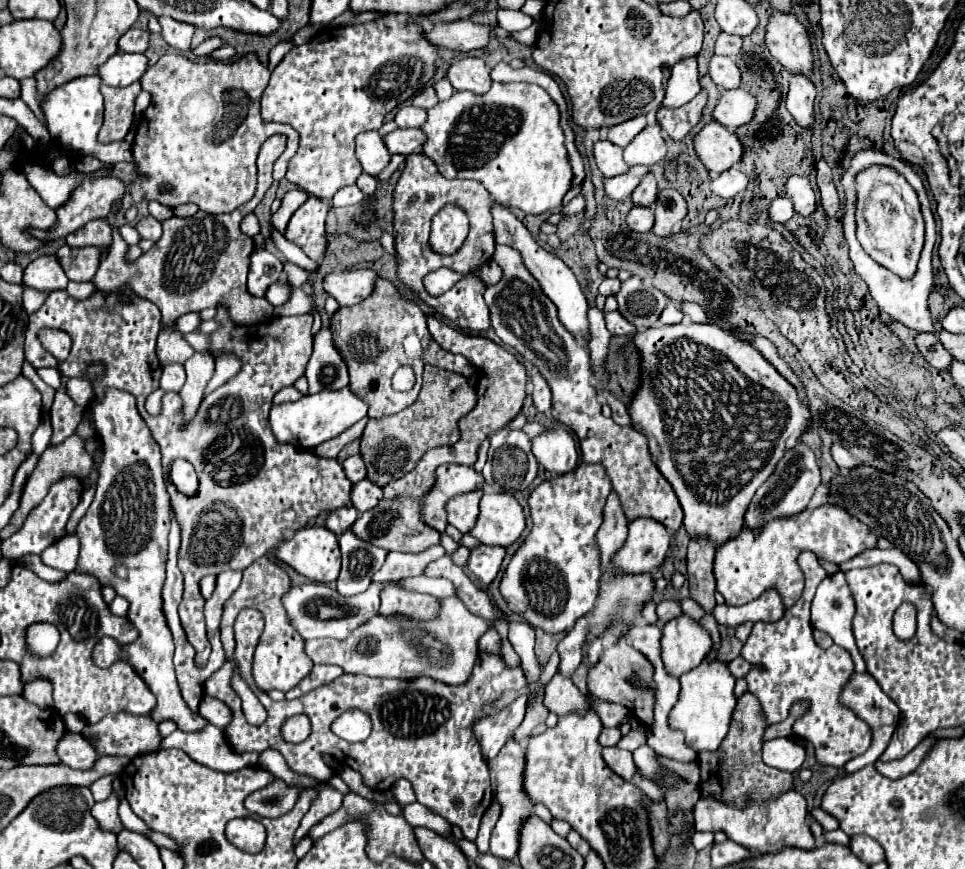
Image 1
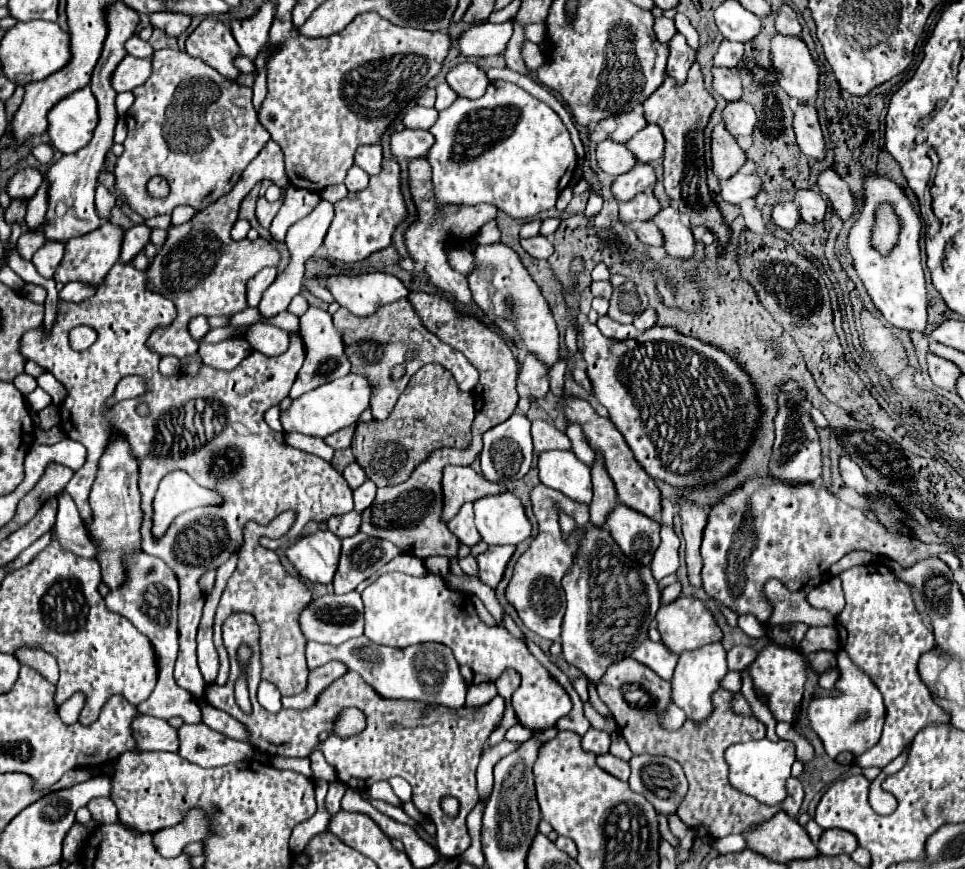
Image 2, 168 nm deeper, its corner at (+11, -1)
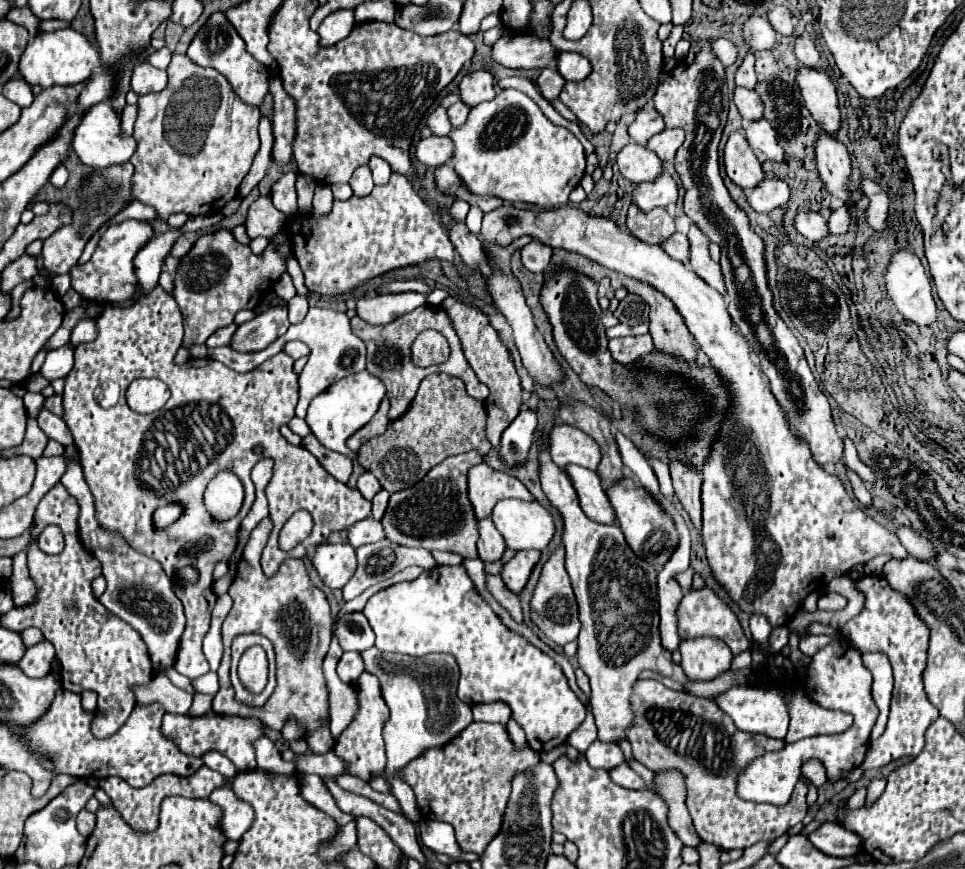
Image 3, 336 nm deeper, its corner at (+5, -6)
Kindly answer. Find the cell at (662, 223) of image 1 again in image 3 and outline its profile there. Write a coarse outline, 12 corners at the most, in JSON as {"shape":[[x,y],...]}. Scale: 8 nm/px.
{"shape":[[692,224],[690,268],[726,294],[722,268],[710,258],[710,240]]}

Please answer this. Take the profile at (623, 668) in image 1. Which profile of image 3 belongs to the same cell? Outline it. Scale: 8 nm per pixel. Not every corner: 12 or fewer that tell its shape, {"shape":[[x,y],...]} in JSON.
{"shape":[[638,680],[634,758],[678,770],[704,842],[744,850],[802,822],[736,794],[784,740],[742,732],[714,700]]}

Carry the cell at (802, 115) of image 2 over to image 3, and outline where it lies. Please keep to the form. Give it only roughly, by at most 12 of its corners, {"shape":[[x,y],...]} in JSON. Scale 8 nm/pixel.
{"shape":[[822,132],[816,144],[820,178],[850,204],[852,158],[840,140]]}

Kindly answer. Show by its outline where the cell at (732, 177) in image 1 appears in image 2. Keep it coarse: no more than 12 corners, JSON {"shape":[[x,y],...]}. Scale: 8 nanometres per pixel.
{"shape":[[736,173],[720,181],[720,197],[742,203],[762,189],[758,175]]}

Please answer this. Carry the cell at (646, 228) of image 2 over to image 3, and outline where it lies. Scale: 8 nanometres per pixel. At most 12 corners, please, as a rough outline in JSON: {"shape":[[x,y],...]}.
{"shape":[[686,234],[662,242],[670,258],[682,264],[690,260],[690,242]]}

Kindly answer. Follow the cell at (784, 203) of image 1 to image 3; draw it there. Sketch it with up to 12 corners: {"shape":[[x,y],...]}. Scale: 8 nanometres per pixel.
{"shape":[[820,212],[796,216],[796,230],[810,242],[828,232],[828,218]]}

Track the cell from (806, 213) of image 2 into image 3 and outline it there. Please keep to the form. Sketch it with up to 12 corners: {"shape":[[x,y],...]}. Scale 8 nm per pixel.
{"shape":[[848,208],[834,210],[830,216],[830,232],[846,234],[850,228]]}

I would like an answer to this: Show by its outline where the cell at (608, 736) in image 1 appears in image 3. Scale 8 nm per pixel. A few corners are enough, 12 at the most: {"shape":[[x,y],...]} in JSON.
{"shape":[[598,740],[584,756],[592,768],[612,770],[624,762],[620,746]]}

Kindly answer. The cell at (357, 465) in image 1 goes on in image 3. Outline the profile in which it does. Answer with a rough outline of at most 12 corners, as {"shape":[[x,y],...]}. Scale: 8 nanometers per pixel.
{"shape":[[370,472],[358,478],[358,490],[366,500],[372,500],[380,488]]}

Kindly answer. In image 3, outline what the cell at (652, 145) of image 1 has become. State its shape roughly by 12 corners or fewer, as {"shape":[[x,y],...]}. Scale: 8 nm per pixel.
{"shape":[[680,128],[664,130],[648,140],[646,148],[664,162],[674,160],[682,146]]}

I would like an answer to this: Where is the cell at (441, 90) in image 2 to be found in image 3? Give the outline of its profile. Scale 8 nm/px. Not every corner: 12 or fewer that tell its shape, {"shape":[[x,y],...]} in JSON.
{"shape":[[456,102],[448,108],[454,128],[466,124],[470,106]]}

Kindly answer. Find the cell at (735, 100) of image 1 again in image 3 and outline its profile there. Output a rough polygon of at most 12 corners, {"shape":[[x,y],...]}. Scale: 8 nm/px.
{"shape":[[762,120],[746,128],[746,140],[770,160],[782,162],[784,150],[774,128]]}

